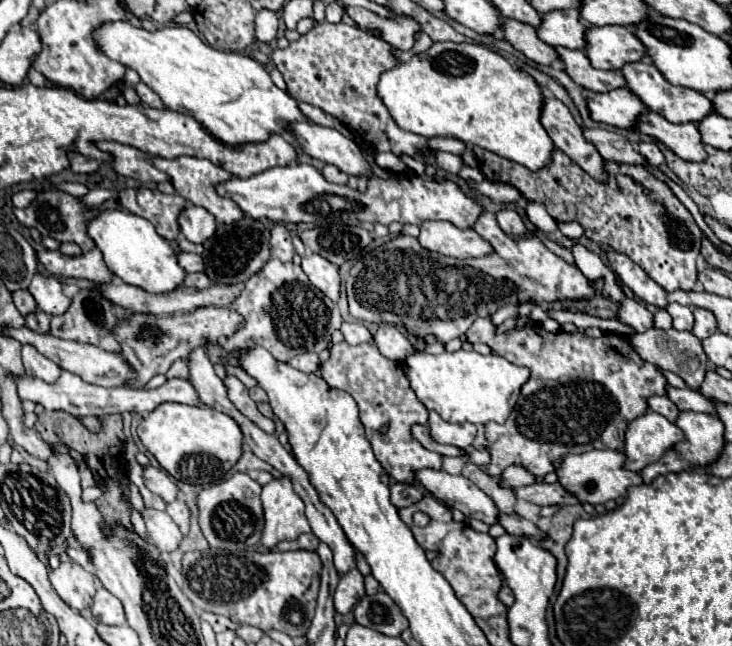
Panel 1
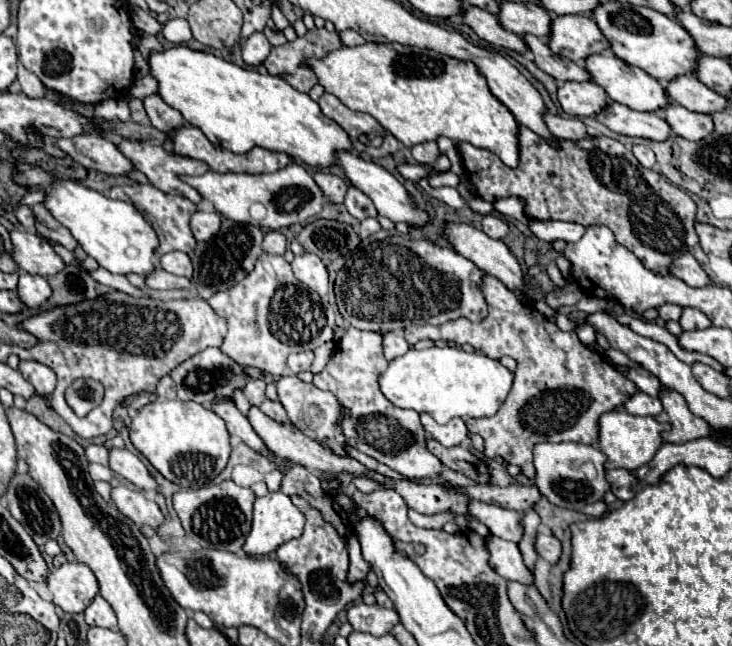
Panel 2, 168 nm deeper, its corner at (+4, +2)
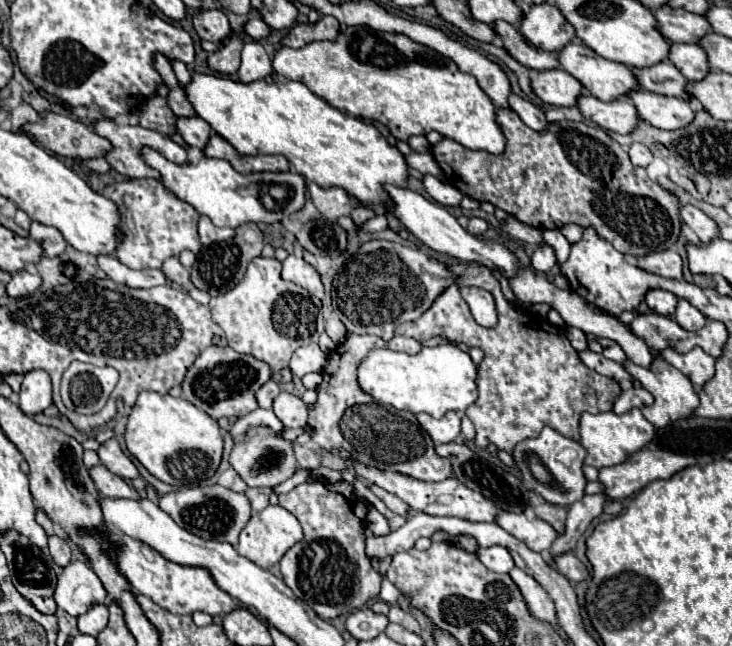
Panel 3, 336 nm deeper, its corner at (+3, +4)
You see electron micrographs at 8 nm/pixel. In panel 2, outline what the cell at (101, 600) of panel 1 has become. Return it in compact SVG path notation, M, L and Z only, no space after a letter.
M97 594L95 600L85 608L85 620L89 626L101 626L101 628L117 626L117 616L115 616L111 604L101 594Z

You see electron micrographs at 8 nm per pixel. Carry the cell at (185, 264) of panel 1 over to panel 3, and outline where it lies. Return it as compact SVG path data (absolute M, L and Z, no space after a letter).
M176 256L168 258L168 260L162 264L160 270L164 272L166 280L170 280L170 282L174 282L174 284L178 284L178 286L188 286L188 284L190 284L190 272L178 262Z

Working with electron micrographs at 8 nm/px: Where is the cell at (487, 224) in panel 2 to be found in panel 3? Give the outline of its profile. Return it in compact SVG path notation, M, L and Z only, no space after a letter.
M470 218L466 230L468 230L470 234L474 234L474 236L482 236L482 234L488 230L488 224L486 224L482 218Z

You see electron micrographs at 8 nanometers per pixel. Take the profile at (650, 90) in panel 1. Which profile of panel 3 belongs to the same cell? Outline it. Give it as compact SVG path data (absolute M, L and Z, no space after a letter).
M574 40L574 42L568 42L566 46L562 46L562 50L558 50L556 56L558 56L560 68L566 70L570 76L574 76L598 100L610 102L614 98L626 96L630 90L638 88L638 82L636 82L632 70L628 70L624 64L618 64L618 62L612 62L612 60L598 56L594 50L584 46L580 40Z

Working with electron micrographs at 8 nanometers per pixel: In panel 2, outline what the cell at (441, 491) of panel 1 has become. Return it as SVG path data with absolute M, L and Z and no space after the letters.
M467 500L467 510L473 518L483 522L493 536L499 536L503 540L519 542L523 536L521 528L521 516L515 510L507 510L495 504L479 502L479 500Z

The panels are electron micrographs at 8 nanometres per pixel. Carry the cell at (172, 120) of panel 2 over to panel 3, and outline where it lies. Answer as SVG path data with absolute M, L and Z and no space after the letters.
M178 118L178 134L186 140L188 146L198 146L200 150L206 148L210 136L212 136L212 126L202 120L202 118Z

